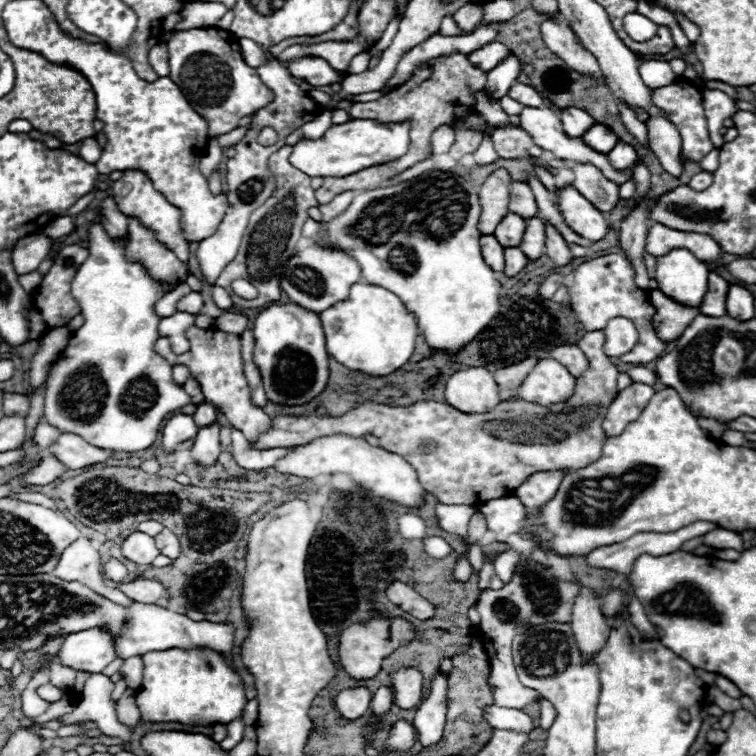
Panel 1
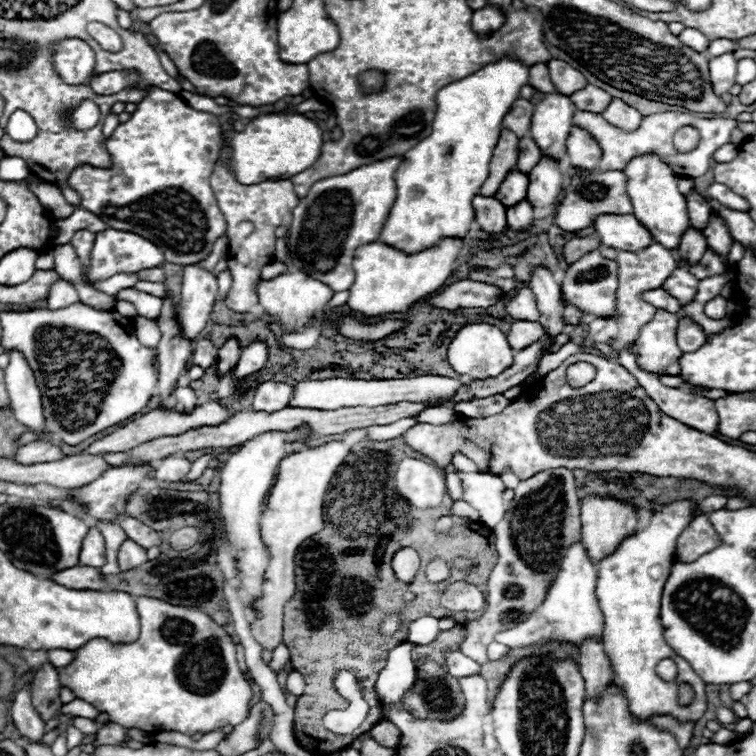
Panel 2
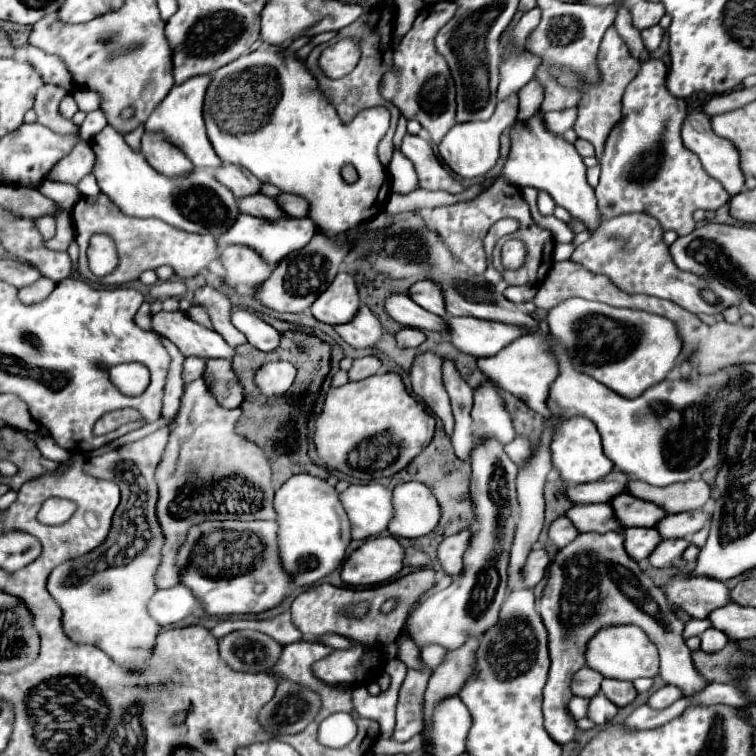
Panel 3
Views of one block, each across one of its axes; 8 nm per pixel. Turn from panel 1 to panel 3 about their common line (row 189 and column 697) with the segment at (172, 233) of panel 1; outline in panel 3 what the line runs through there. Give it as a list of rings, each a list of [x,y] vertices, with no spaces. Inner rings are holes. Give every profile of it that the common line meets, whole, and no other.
[[[690,112],[684,120],[684,128],[682,128],[682,140],[684,146],[688,150],[692,150],[694,154],[698,154],[704,170],[716,178],[730,196],[738,194],[744,190],[746,184],[746,176],[742,174],[742,166],[738,166],[738,150],[734,150],[734,146],[730,146],[730,142],[726,142],[726,138],[718,138],[712,130],[710,130],[710,116],[704,112]]]

